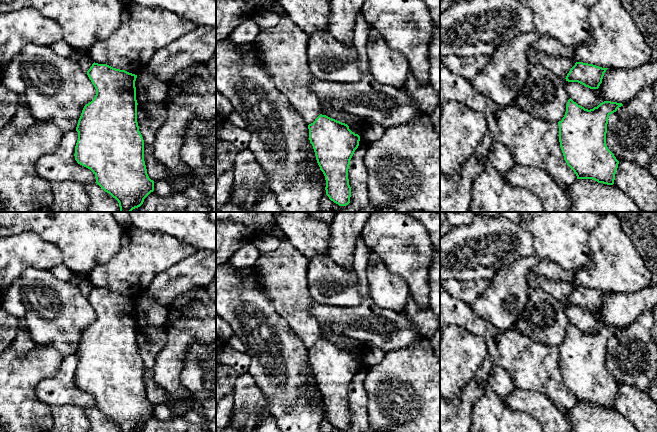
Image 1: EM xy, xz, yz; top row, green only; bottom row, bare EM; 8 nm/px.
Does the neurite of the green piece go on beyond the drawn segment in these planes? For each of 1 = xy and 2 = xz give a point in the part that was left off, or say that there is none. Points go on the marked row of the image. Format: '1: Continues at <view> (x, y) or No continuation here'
1: No continuation here
2: No continuation here

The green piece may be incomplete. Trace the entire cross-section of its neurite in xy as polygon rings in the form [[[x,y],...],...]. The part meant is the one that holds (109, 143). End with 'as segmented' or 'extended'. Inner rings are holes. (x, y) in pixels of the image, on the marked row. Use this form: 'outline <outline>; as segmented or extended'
outline [[[95,62],[87,75],[96,95],[84,106],[78,120],[75,160],[95,174],[95,183],[118,201],[120,212],[131,212],[154,191],[154,181],[147,174],[144,140],[137,122],[137,75]]]; as segmented

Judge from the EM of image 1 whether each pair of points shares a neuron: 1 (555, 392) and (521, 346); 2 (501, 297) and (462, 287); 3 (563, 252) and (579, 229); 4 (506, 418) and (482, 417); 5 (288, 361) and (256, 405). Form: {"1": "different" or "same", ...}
{"1": "same", "2": "different", "3": "same", "4": "same", "5": "different"}

